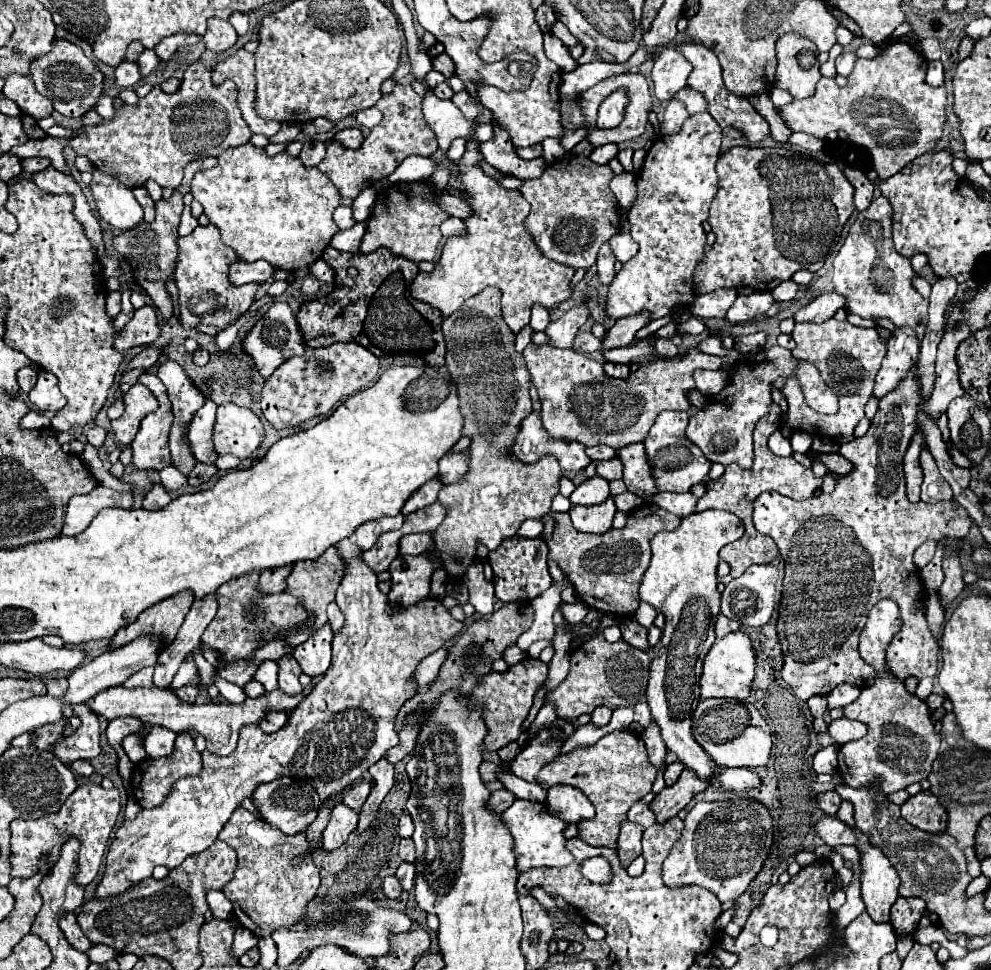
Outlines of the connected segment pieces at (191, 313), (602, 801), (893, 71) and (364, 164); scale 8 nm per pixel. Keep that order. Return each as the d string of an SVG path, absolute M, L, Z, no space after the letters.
M198 225L188 237L178 239L178 263L176 263L176 285L180 289L180 311L182 327L196 329L198 325L224 327L238 315L246 313L254 303L258 285L242 285L240 289L228 285L228 265L238 261L234 249L222 243L220 233L214 225Z
M612 731L612 733L604 735L592 747L574 749L562 757L558 757L554 763L548 763L536 775L536 783L544 785L544 787L572 785L572 787L580 789L596 809L594 819L582 821L578 825L580 839L592 847L616 849L620 825L626 819L626 813L628 813L632 801L638 801L646 793L650 793L654 777L656 777L656 767L648 759L644 741L630 731Z
M894 43L884 53L874 59L856 59L852 73L848 75L846 85L836 85L834 79L822 77L816 85L814 97L792 101L778 109L780 117L792 131L804 131L818 139L824 139L830 131L844 131L854 144L866 147L872 153L872 167L880 179L888 179L904 169L910 161L920 157L926 151L932 151L944 131L946 123L946 89L932 87L926 83L926 69L928 61L916 53L906 43Z
M396 85L390 95L376 103L376 107L384 115L382 123L370 131L360 149L352 151L340 141L330 141L326 145L326 157L318 163L318 169L338 187L342 197L358 197L362 189L388 177L408 155L430 157L438 149L436 135L422 115L422 97L412 89L412 85Z

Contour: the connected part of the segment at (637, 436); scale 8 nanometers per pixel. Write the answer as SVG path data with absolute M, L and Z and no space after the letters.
M530 343L524 349L524 359L542 401L542 417L548 433L580 441L586 447L608 445L614 449L644 441L660 411L688 411L692 403L686 395L696 389L692 373L698 367L710 367L714 371L722 369L720 357L706 355L698 347L690 347L676 361L666 357L654 359L630 373L628 379L608 377L600 361L594 361L574 349Z

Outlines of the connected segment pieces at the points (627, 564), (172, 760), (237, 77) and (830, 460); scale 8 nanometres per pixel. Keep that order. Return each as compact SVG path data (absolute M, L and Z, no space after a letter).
M642 505L636 513L628 515L624 529L610 529L604 535L582 533L572 527L568 513L548 513L542 517L542 539L550 547L550 559L568 573L578 597L600 613L612 613L618 617L630 617L640 605L638 587L642 575L650 565L650 539L658 531L674 531L680 525L680 517L668 513L656 505Z
M178 733L176 735L176 745L170 757L158 757L158 759L142 759L140 763L134 765L132 769L132 779L140 779L138 787L134 789L134 797L142 807L157 807L161 805L168 795L168 789L172 787L172 781L178 781L184 775L196 775L202 769L202 759L200 753L194 747L194 739L188 733Z
M238 49L236 55L220 61L212 69L212 79L214 81L232 79L236 83L238 93L240 93L238 105L242 109L244 121L248 121L248 125L254 133L272 137L280 131L278 121L262 119L256 111L256 77L254 77L254 55L252 53L248 53L246 49Z
M828 453L828 455L814 455L814 457L810 457L812 461L822 461L826 467L828 467L828 471L832 471L832 473L836 473L836 475L848 475L852 469L854 469L854 465L850 463L850 461L846 461L840 453Z

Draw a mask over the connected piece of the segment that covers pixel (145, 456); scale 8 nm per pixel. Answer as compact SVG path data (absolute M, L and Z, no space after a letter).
M144 373L138 383L146 385L158 399L160 407L152 413L148 413L142 419L140 431L136 435L136 439L132 441L132 463L138 469L164 469L170 463L170 449L168 449L168 433L172 427L172 405L170 399L166 395L166 389L162 385L162 381L156 375Z

